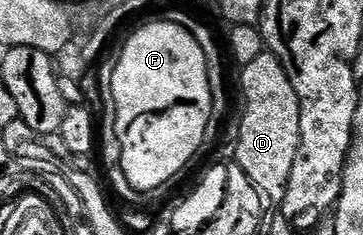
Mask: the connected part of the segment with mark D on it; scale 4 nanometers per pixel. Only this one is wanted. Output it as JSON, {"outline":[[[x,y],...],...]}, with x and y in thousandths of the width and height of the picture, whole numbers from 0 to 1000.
{"outline":[[[725,221],[691,255],[691,272],[661,285],[664,400],[675,413],[675,472],[664,485],[664,540],[653,553],[653,672],[647,702],[680,732],[680,766],[702,783],[702,800],[733,864],[769,868],[791,817],[791,783],[802,766],[802,698],[813,698],[813,664],[824,647],[824,409],[813,409],[813,374],[802,374],[802,340],[780,289],[771,243],[744,221]]]}

